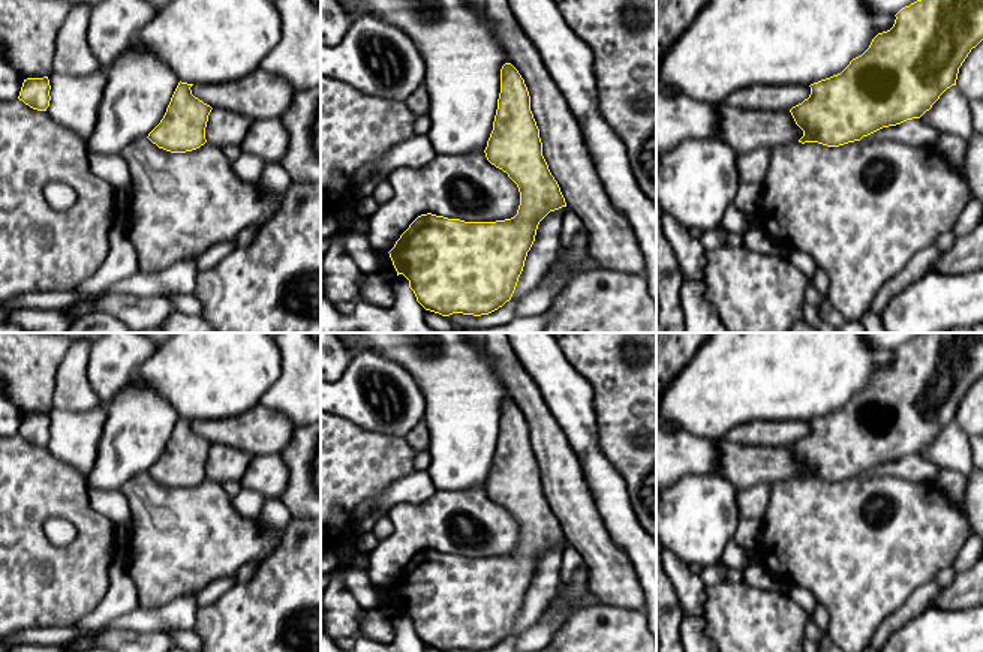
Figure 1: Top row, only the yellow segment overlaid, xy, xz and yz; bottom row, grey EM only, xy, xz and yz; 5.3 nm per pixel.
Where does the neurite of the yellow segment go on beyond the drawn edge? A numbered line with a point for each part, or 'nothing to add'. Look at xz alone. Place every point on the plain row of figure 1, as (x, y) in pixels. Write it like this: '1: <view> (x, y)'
nothing to add

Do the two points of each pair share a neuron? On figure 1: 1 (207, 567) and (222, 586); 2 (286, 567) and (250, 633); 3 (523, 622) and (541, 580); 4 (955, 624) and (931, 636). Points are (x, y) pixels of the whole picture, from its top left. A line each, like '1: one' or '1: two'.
1: two
2: one
3: one
4: one

